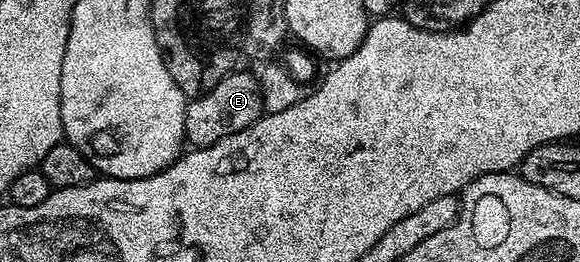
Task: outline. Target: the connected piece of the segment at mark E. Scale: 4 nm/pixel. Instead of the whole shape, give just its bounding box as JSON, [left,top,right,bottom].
[183,70,265,149]

